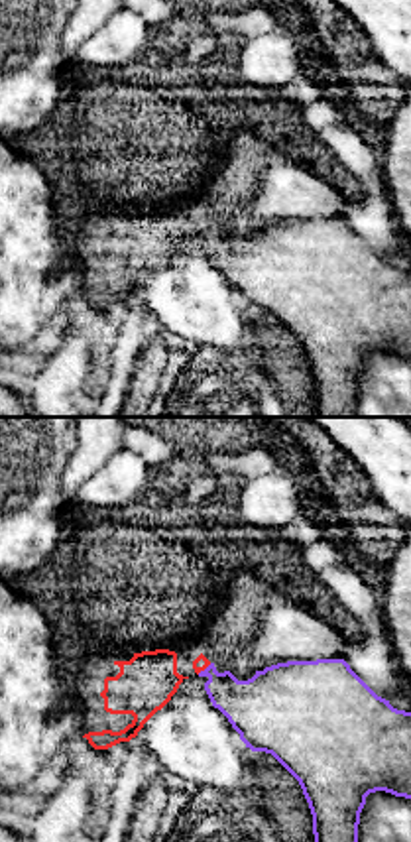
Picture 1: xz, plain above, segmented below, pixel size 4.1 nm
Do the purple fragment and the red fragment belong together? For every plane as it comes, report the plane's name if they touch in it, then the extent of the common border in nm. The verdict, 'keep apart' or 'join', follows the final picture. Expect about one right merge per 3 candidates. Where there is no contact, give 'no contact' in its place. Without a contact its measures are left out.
contact in xz; length 80 nm

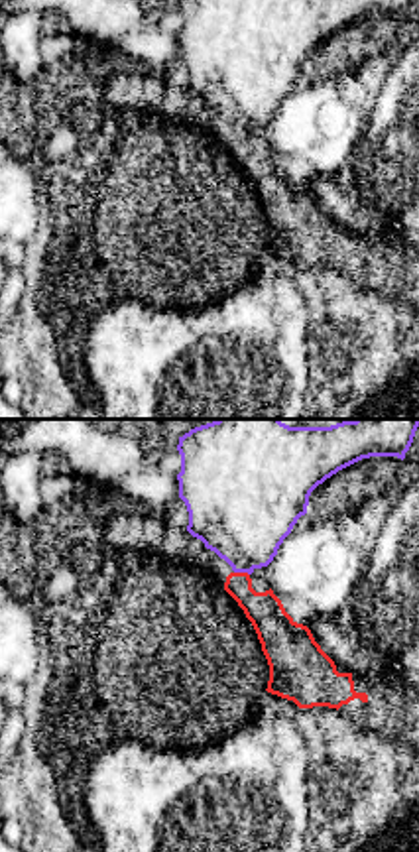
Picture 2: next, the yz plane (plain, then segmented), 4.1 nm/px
contact in yz; length 70 nm

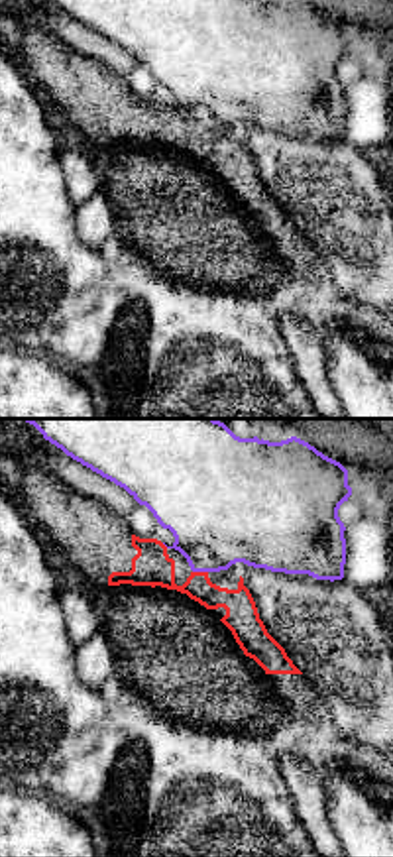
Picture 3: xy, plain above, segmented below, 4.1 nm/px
contact in xy; length 60 nm

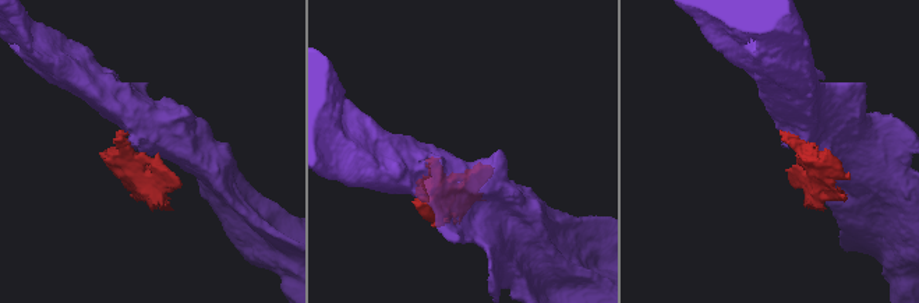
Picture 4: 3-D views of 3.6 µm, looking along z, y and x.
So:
keep apart

